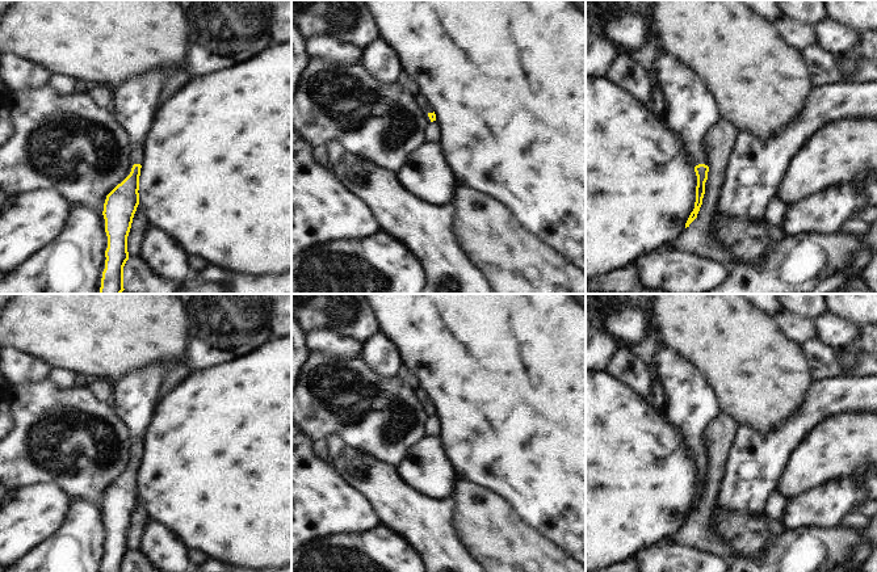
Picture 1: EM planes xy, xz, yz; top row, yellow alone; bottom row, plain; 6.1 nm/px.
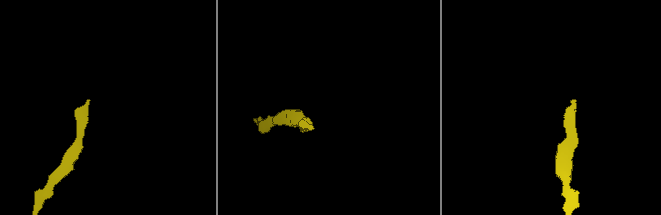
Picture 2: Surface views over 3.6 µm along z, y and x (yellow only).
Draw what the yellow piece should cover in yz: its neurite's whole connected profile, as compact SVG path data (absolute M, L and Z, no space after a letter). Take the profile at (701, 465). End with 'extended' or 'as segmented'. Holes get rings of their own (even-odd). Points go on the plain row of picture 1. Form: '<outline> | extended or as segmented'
M664 348L656 356L656 377L666 390L666 416L684 436L697 470L695 502L685 517L687 522L697 512L708 474L709 460L704 458L702 433L721 415L721 404L697 367Z | extended

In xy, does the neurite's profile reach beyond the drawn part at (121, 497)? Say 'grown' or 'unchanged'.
grown

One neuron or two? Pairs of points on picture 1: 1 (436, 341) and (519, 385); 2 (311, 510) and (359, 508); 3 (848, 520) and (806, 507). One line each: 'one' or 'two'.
1: one
2: one
3: two

